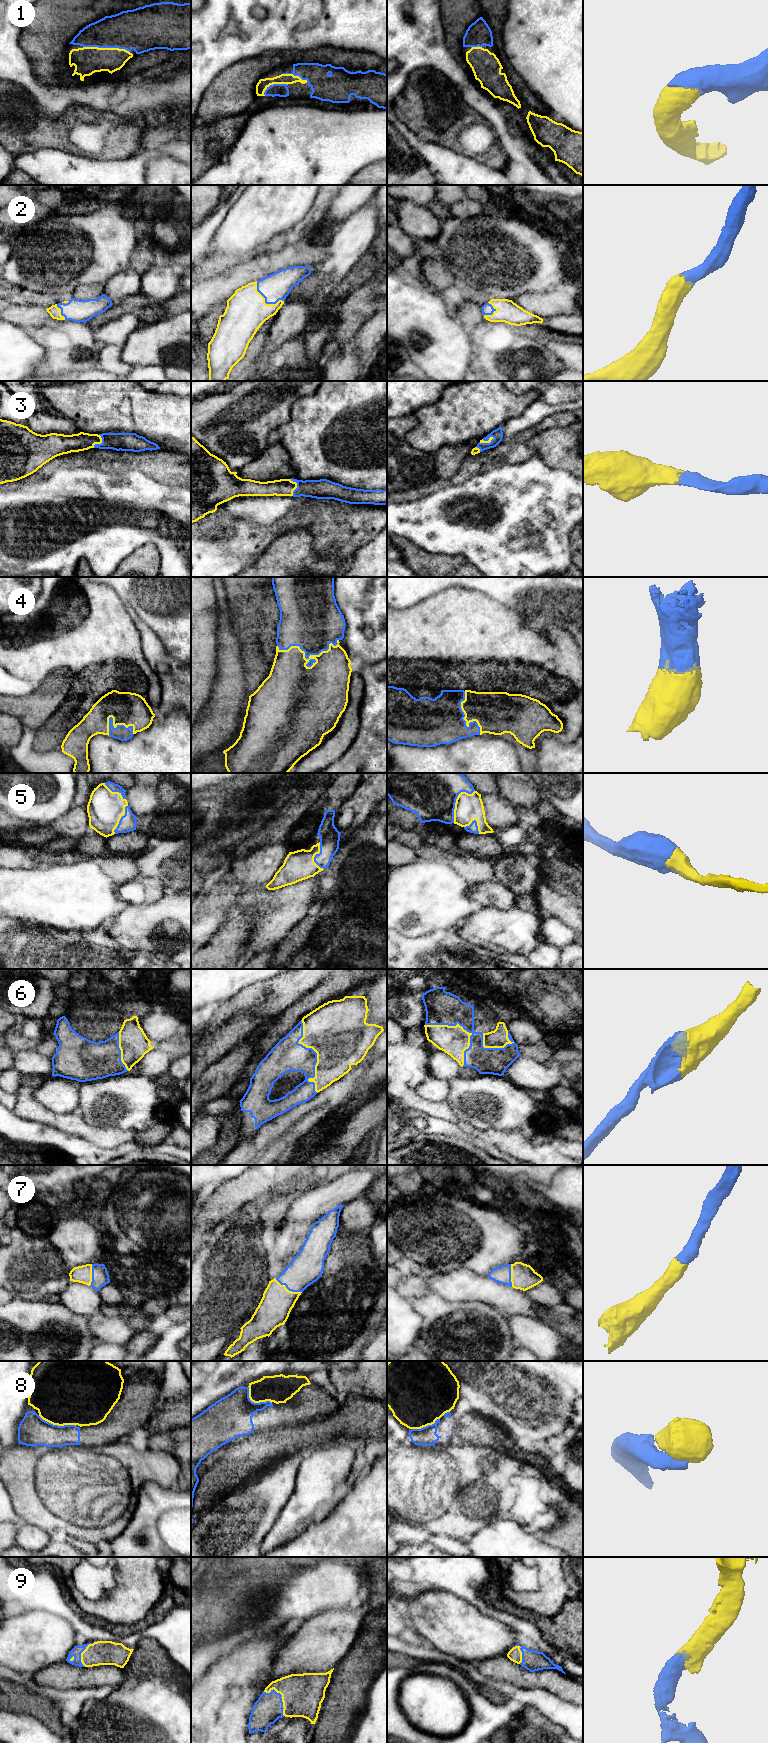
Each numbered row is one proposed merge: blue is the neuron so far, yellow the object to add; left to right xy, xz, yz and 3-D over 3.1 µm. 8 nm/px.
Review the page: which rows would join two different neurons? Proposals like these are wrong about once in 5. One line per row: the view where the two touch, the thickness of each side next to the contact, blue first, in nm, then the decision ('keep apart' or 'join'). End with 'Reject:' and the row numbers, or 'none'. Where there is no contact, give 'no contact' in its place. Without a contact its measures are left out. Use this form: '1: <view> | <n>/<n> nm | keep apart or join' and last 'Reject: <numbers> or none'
1: xy | 320/220 nm | join
2: xz | 220/320 nm | join
3: xz | 160/140 nm | join
4: xz | 380/380 nm | join
5: yz | 500/220 nm | join
6: xz | 260/480 nm | join
7: xz | 260/260 nm | join
8: xy | 240/480 nm | join
9: xz | 220/340 nm | join
Reject: none

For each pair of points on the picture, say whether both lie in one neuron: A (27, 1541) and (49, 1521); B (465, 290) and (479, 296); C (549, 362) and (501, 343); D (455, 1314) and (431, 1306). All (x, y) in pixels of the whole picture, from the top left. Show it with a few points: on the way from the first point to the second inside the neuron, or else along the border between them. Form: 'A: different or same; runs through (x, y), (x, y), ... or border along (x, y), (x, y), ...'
A: different; border along (29, 1523), (45, 1531)
B: same; runs through (468, 290), (476, 293)
C: same; runs through (537, 362), (520, 362), (513, 355)
D: same; runs through (449, 1314), (439, 1314), (437, 1312)

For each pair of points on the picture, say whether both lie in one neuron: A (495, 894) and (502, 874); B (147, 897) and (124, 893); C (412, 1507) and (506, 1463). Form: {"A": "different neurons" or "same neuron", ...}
{"A": "different neurons", "B": "same neuron", "C": "same neuron"}

